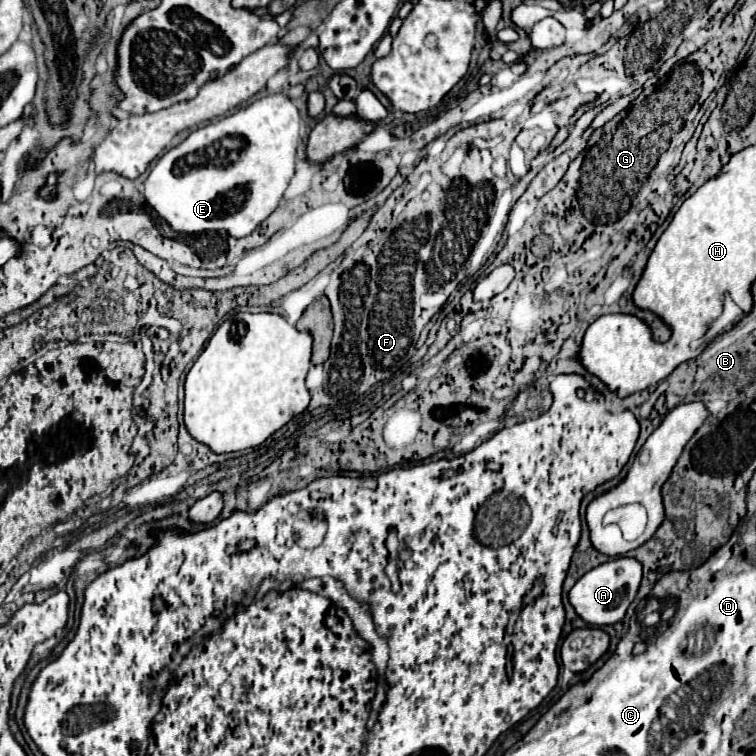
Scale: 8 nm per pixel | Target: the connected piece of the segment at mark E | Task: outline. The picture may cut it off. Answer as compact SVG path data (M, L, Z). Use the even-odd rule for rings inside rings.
M271 94L255 100L247 108L197 128L179 146L171 148L155 162L145 184L145 198L157 214L177 232L227 230L235 238L251 234L281 202L285 188L295 174L301 116L285 94Z

